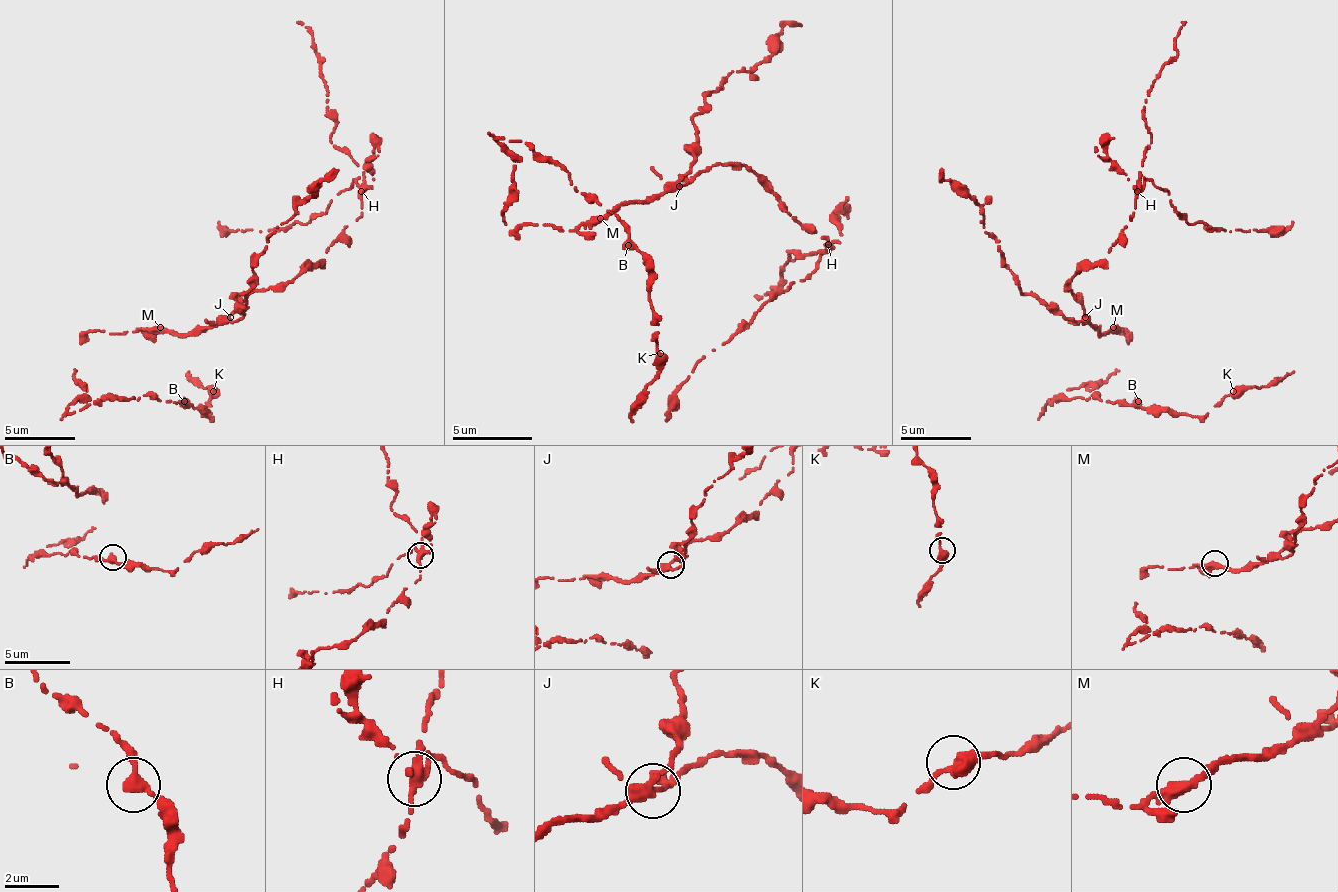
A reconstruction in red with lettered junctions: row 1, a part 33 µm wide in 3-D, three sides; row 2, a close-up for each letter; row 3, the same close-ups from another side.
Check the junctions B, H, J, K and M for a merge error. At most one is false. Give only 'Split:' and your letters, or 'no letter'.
Split: H

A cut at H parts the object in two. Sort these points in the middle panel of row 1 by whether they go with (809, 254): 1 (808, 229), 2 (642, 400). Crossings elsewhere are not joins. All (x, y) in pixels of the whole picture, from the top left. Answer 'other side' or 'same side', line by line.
1: other side
2: other side

